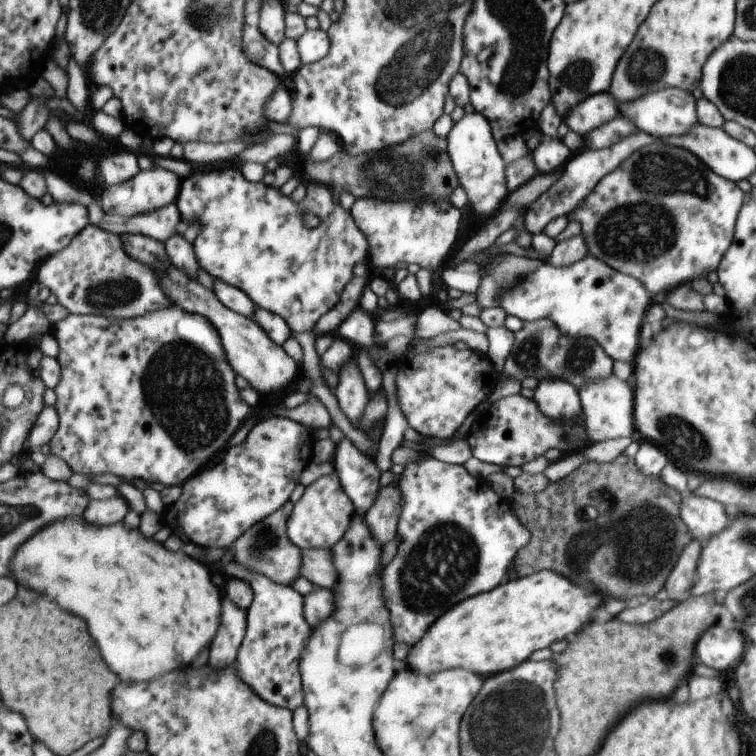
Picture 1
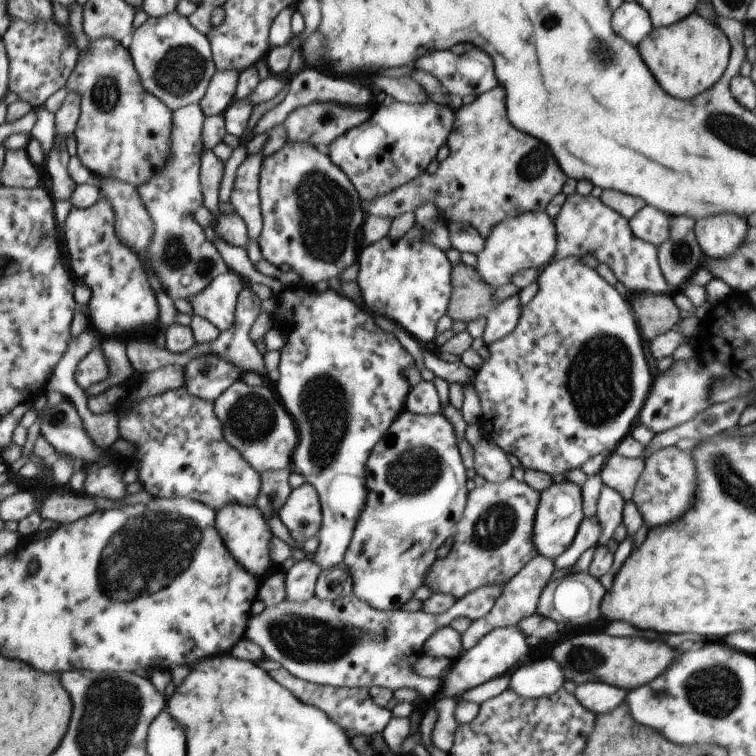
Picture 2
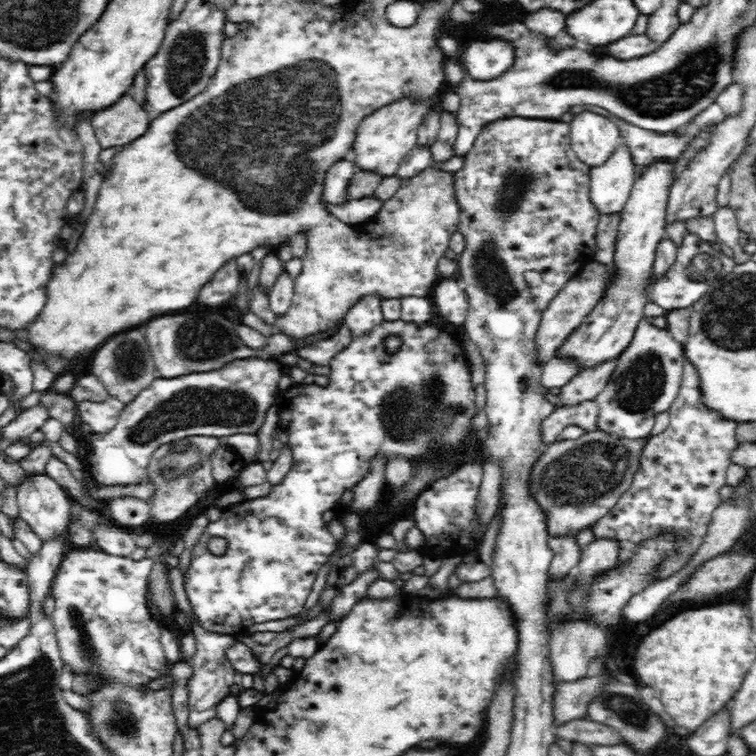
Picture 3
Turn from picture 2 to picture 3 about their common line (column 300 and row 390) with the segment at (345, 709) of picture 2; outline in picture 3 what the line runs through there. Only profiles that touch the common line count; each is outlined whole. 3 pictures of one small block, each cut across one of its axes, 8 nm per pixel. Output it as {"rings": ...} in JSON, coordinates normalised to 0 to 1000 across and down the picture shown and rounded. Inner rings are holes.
{"rings":[[[907,476],[903,484],[902,508],[885,540],[886,562],[882,569],[870,577],[857,577],[856,586],[851,590],[845,606],[844,622],[837,627],[836,640],[832,647],[820,656],[817,664],[786,692],[786,710],[788,714],[813,714],[819,722],[819,743],[828,743],[836,735],[836,728],[845,717],[873,706],[873,704],[893,704],[901,709],[901,717],[896,734],[881,739],[869,757],[869,765],[881,766],[897,757],[915,734],[923,728],[937,704],[937,696],[942,687],[944,672],[954,664],[951,648],[958,643],[960,620],[966,616],[966,598],[976,590],[972,569],[975,558],[958,553],[947,542],[942,542],[930,534],[926,526],[926,500],[918,489],[918,483]]]}

